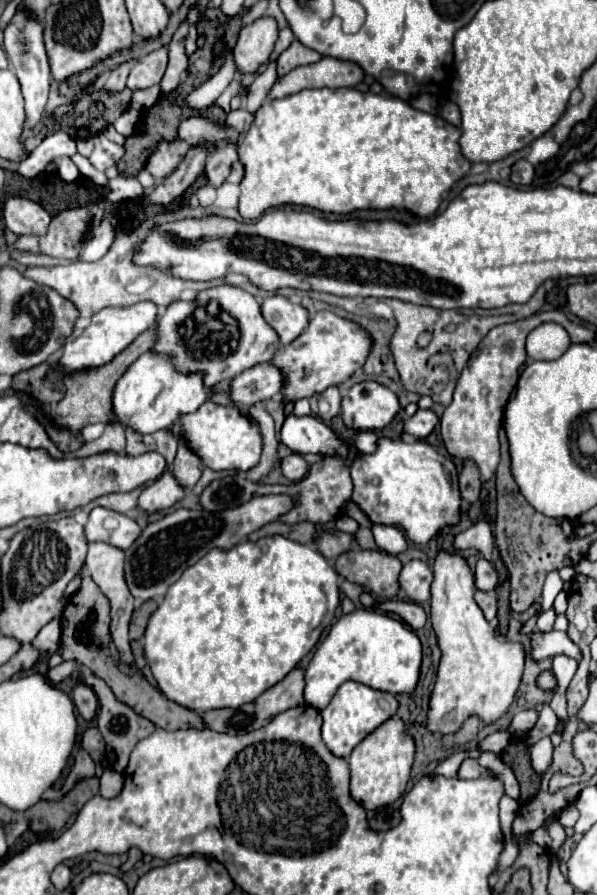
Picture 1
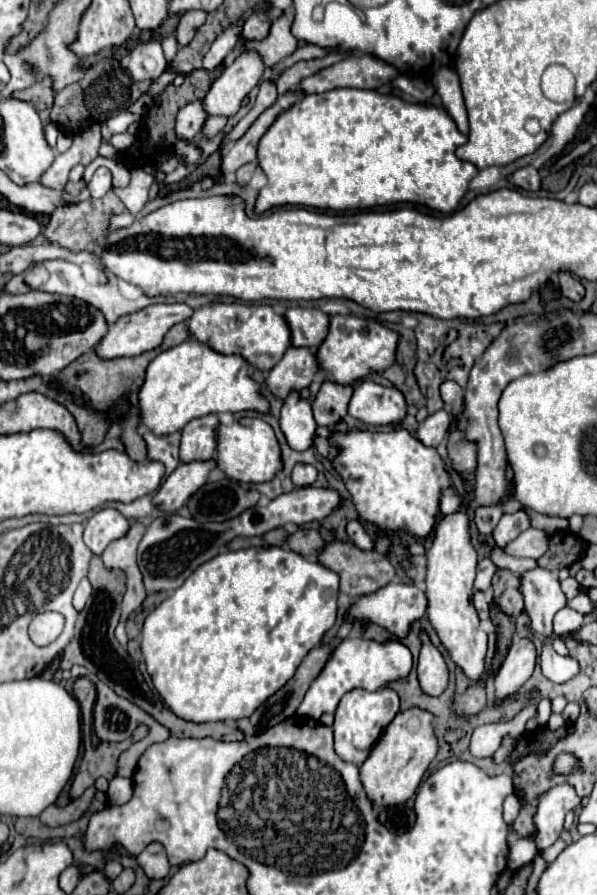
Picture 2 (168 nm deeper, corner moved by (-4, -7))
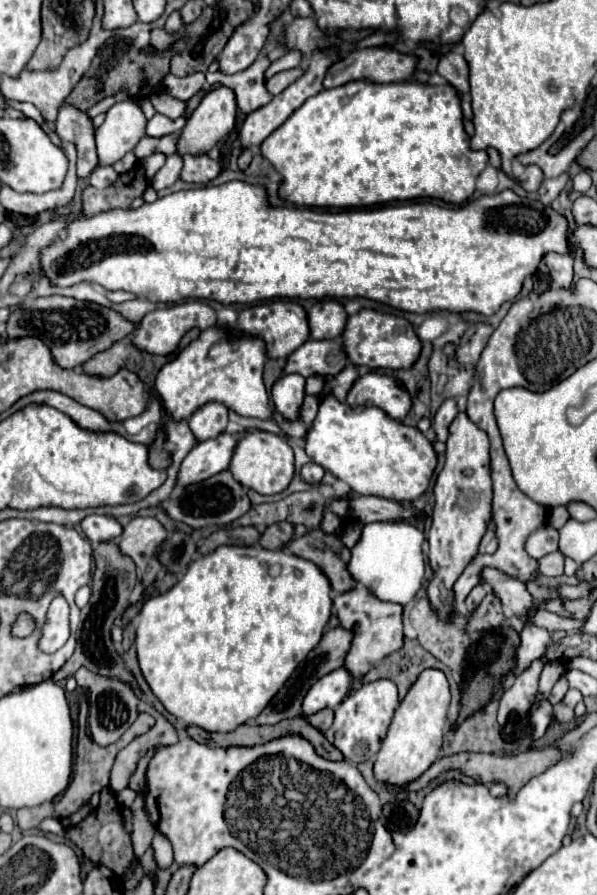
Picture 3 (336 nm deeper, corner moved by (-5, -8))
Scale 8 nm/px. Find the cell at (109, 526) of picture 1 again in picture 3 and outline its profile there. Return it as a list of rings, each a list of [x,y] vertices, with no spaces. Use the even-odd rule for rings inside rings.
[[[91,514],[81,522],[83,534],[93,542],[93,544],[101,544],[101,542],[111,542],[117,536],[121,536],[123,528],[121,524],[113,518],[113,516],[97,516]]]

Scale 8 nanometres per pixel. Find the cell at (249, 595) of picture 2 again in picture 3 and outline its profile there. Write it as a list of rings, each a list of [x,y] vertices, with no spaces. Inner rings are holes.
[[[219,546],[215,552],[195,560],[191,564],[191,568],[185,572],[185,576],[169,592],[149,598],[143,604],[143,608],[139,612],[139,632],[137,632],[139,642],[135,638],[139,666],[141,666],[141,672],[149,684],[149,688],[153,690],[153,694],[161,700],[165,710],[169,714],[173,714],[177,720],[185,722],[187,726],[199,726],[207,732],[229,732],[249,720],[255,720],[261,714],[261,710],[269,704],[269,700],[277,694],[277,690],[287,682],[287,678],[293,674],[297,664],[301,660],[305,660],[307,654],[319,644],[323,630],[331,616],[331,606],[333,606],[333,600],[331,600],[329,580],[309,560],[303,560],[285,550],[271,552],[261,546]]]

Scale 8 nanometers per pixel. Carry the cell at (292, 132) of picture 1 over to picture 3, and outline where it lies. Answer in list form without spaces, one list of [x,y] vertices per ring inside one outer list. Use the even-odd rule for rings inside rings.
[[[357,80],[333,90],[321,90],[263,140],[261,154],[283,178],[279,198],[297,206],[315,208],[375,206],[427,196],[463,204],[473,194],[475,180],[487,166],[487,152],[469,150],[457,90],[449,84],[429,86],[417,82],[367,84]]]

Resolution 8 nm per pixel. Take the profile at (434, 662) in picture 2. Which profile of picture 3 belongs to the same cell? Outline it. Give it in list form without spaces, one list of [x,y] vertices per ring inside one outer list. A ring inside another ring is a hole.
[[[427,668],[419,674],[399,708],[395,710],[393,722],[389,726],[387,736],[383,738],[381,750],[377,752],[377,760],[373,764],[373,774],[383,784],[407,786],[415,782],[439,756],[443,728],[447,720],[451,692],[447,676],[437,668]]]

